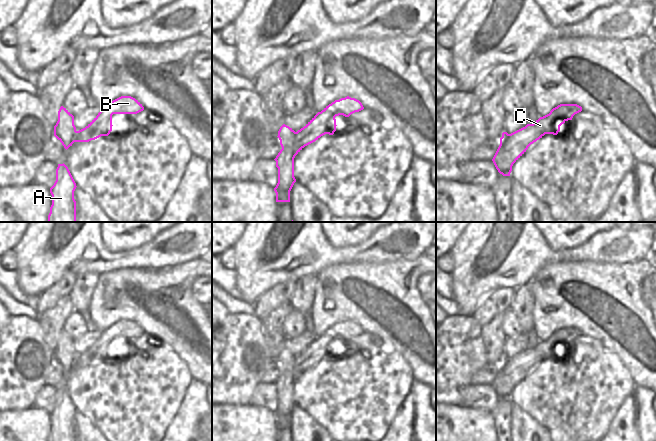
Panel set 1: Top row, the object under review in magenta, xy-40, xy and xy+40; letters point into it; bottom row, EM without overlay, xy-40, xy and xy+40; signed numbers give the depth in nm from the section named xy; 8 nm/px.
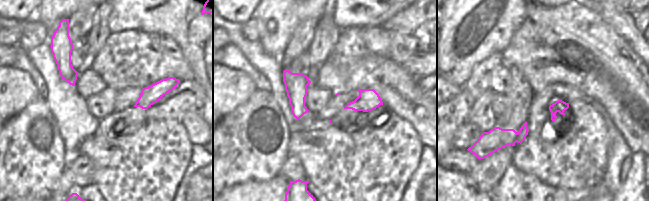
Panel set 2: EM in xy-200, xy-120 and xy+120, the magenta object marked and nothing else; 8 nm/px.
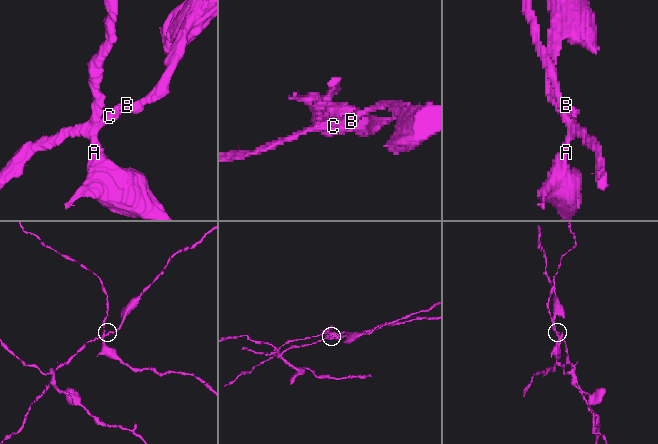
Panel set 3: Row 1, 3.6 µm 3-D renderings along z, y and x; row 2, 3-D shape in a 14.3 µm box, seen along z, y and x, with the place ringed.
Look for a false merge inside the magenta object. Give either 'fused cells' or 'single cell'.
fused cells

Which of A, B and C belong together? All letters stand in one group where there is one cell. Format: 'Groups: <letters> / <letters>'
Groups: A / B C

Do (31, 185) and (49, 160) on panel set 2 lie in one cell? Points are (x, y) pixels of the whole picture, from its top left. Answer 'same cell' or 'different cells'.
same cell

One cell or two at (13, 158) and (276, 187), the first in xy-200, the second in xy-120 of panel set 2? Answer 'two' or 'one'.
two

